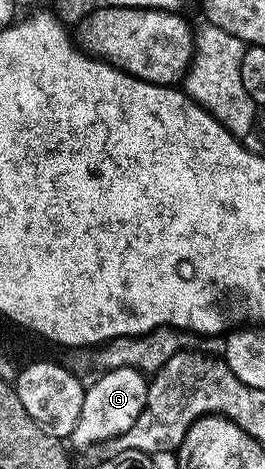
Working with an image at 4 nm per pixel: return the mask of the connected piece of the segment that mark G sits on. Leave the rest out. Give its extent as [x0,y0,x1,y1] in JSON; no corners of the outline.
[69,367,148,447]

